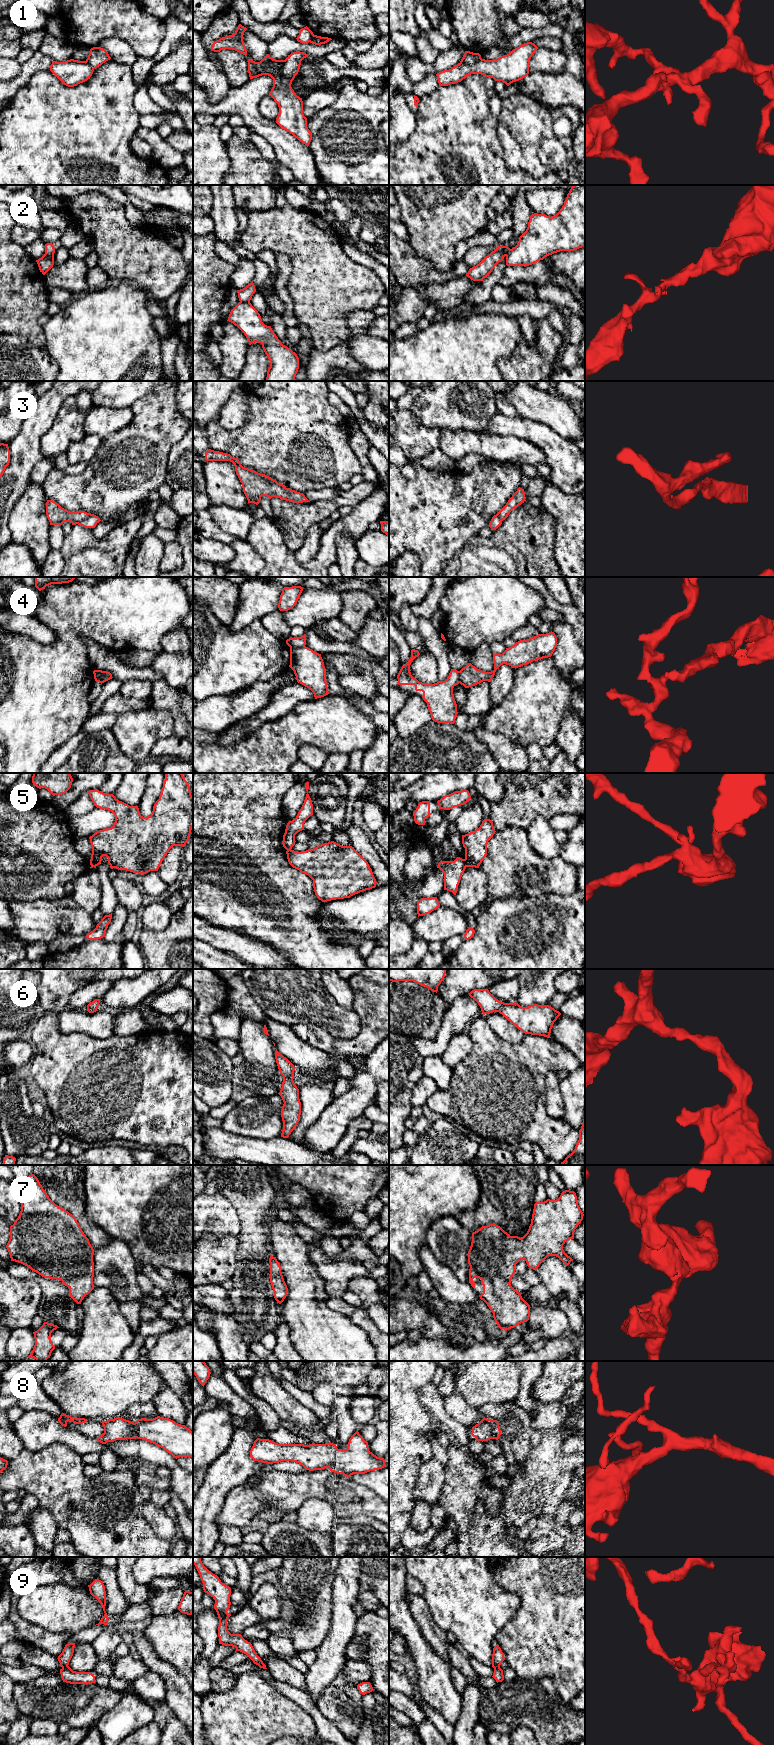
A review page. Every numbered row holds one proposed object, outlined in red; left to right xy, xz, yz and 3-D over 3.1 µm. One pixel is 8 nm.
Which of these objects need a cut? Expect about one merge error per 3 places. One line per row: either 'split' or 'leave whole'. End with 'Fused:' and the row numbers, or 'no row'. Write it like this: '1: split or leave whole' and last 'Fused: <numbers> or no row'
1: split
2: split
3: leave whole
4: split
5: split
6: leave whole
7: leave whole
8: leave whole
9: split
Fused: 1, 2, 4, 5, 9

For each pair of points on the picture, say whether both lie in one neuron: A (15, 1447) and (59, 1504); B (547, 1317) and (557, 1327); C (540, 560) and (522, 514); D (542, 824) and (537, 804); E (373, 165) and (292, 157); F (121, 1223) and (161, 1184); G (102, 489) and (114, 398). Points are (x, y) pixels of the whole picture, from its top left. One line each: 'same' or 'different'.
A: different
B: same
C: same
D: different
E: different
F: same
G: different

